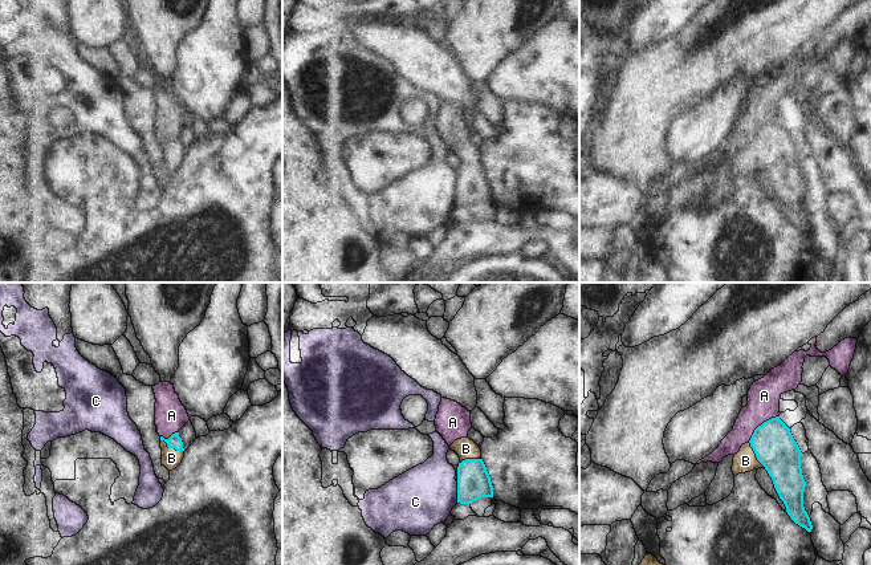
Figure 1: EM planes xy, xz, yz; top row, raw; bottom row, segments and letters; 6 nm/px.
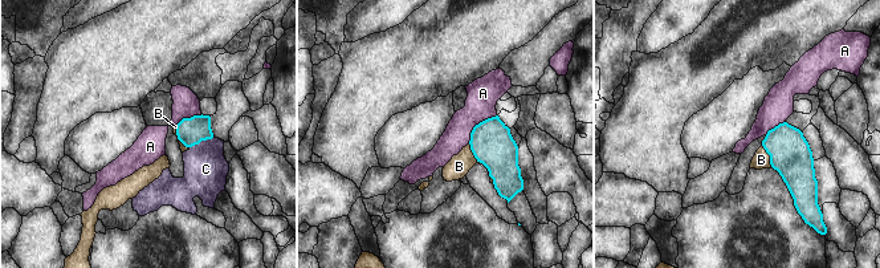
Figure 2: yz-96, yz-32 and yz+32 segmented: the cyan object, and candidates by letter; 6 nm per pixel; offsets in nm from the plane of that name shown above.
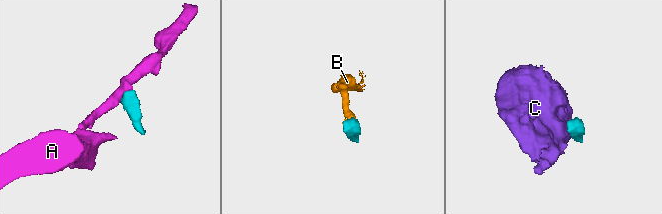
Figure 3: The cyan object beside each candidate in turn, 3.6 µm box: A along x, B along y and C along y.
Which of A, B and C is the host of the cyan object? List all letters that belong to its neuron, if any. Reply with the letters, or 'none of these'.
B

